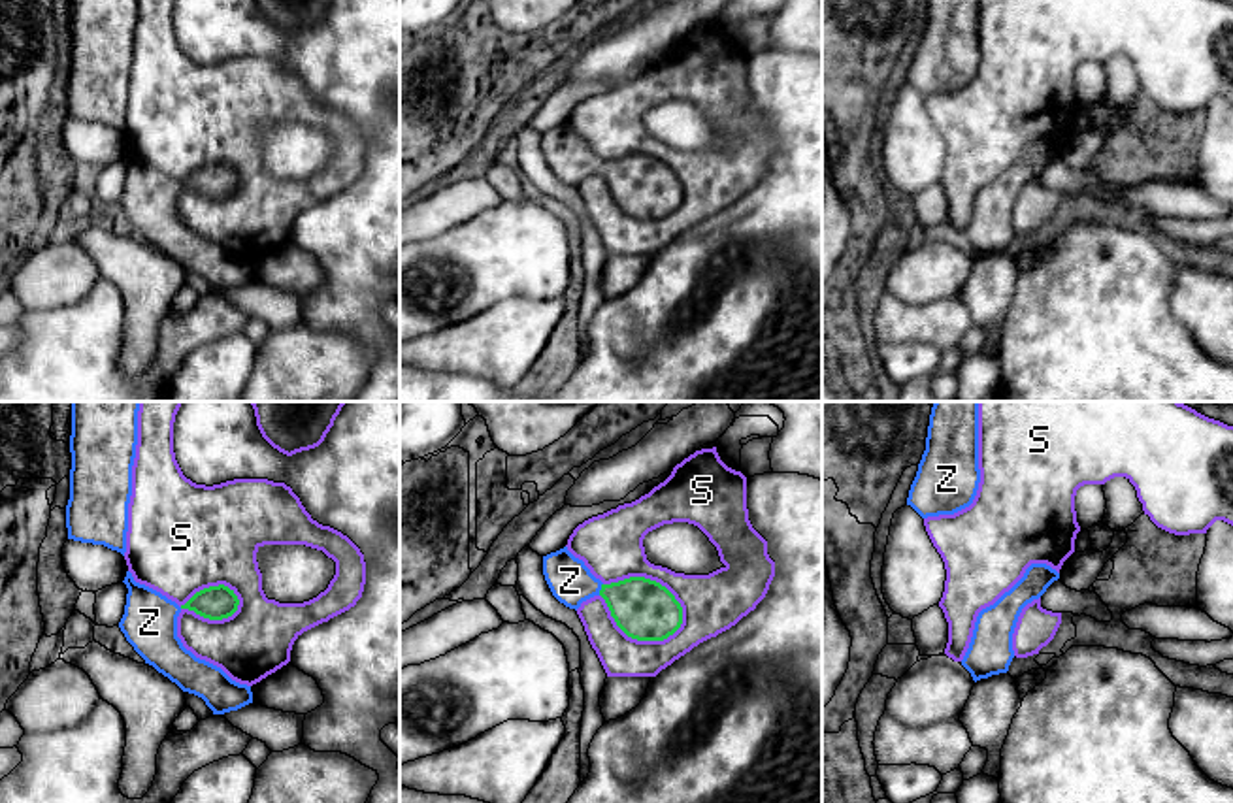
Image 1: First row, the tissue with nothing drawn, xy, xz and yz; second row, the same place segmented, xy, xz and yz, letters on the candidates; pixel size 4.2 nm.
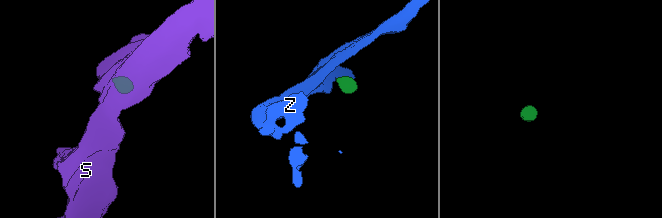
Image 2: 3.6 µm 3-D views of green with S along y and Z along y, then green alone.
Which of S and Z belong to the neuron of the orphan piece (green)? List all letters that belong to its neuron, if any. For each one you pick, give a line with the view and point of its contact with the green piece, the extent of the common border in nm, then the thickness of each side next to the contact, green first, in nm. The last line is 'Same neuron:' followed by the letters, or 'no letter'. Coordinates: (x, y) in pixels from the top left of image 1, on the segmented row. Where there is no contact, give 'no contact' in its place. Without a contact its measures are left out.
Z: xz (602, 589) | 60 nm | 260/190 nm
Same neuron: Z

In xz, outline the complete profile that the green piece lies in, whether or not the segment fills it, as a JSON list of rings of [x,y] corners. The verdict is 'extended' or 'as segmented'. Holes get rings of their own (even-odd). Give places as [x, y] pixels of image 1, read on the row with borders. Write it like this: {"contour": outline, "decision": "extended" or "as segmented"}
{"contour": [[[567,547],[543,556],[543,575],[552,596],[569,609],[601,596],[632,639],[664,641],[682,624],[682,607],[666,586],[645,577],[603,584]]], "decision": "extended"}

